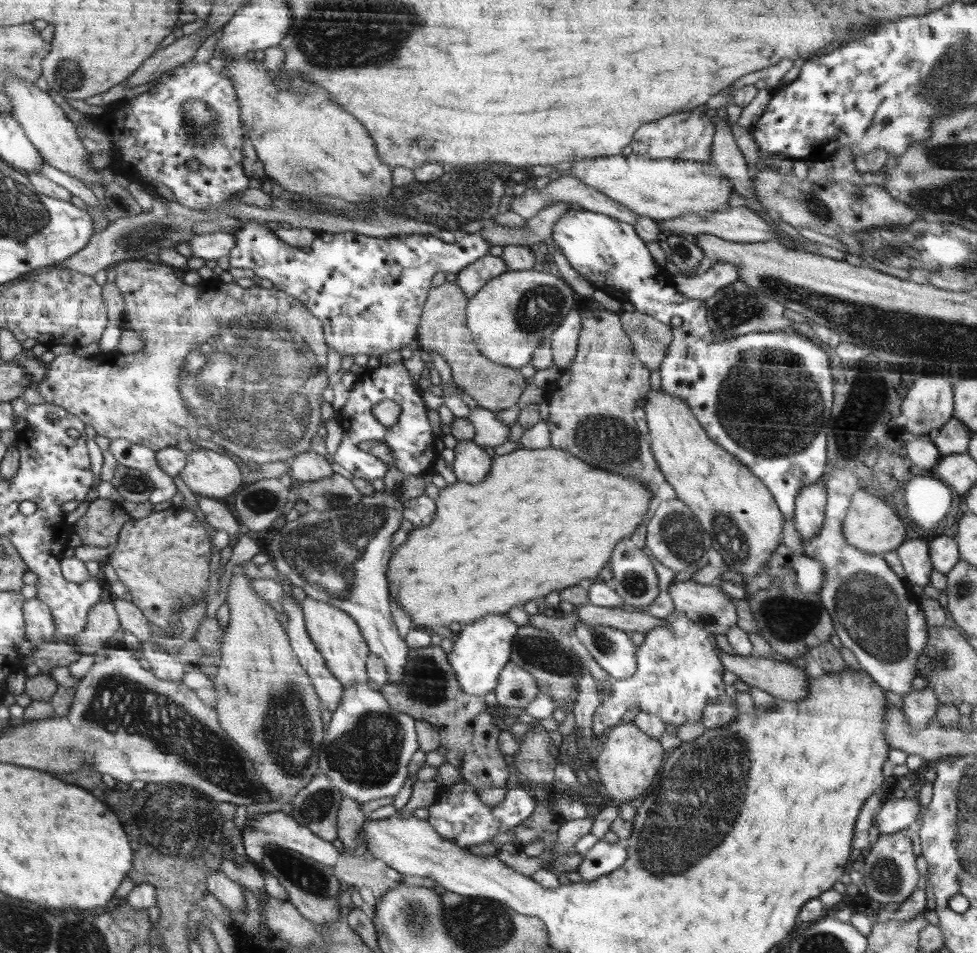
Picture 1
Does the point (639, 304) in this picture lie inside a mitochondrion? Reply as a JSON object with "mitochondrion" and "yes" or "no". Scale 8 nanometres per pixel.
{"mitochondrion":"no"}

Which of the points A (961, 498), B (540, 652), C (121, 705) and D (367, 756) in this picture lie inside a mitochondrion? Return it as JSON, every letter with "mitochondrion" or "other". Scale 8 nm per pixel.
{"A":"other","B":"mitochondrion","C":"mitochondrion","D":"mitochondrion"}

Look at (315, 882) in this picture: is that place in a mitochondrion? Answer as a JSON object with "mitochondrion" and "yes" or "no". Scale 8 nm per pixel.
{"mitochondrion":"yes"}

